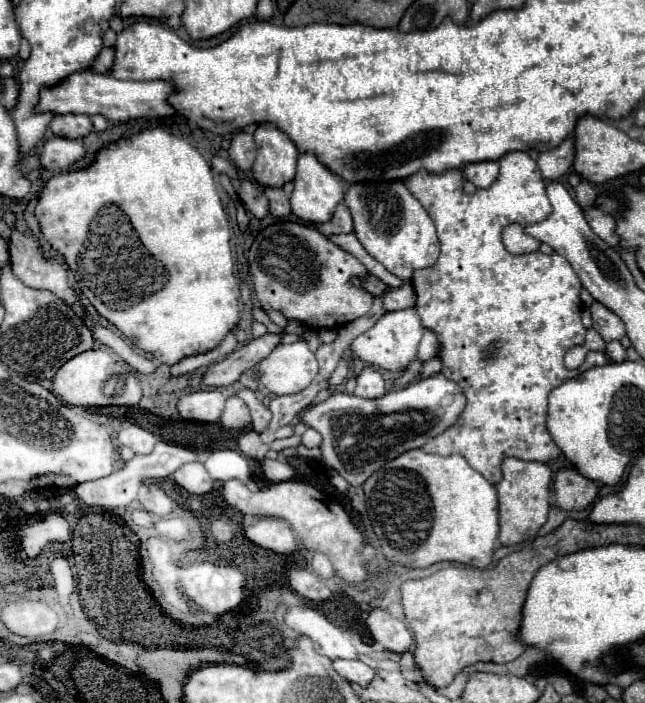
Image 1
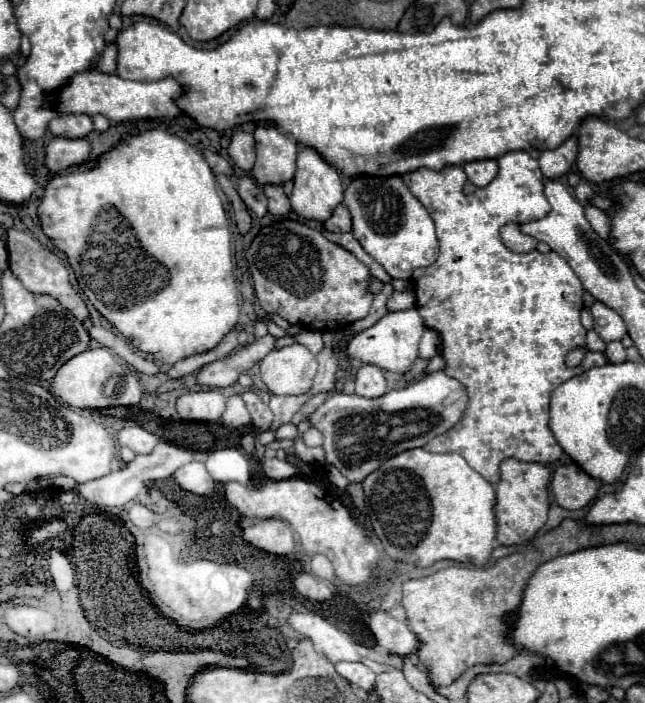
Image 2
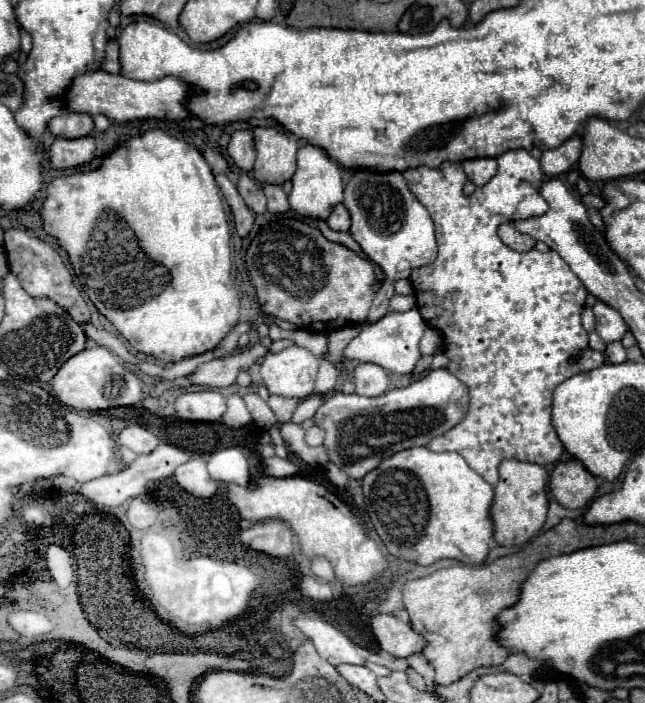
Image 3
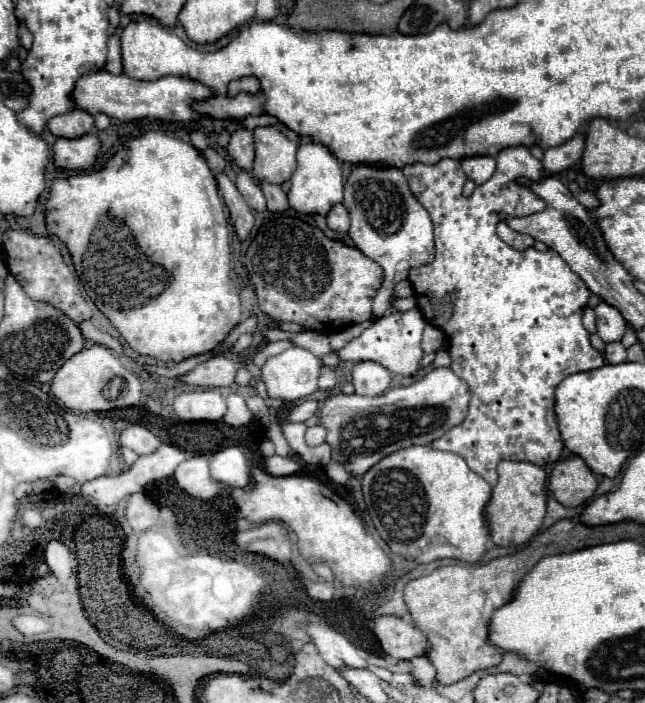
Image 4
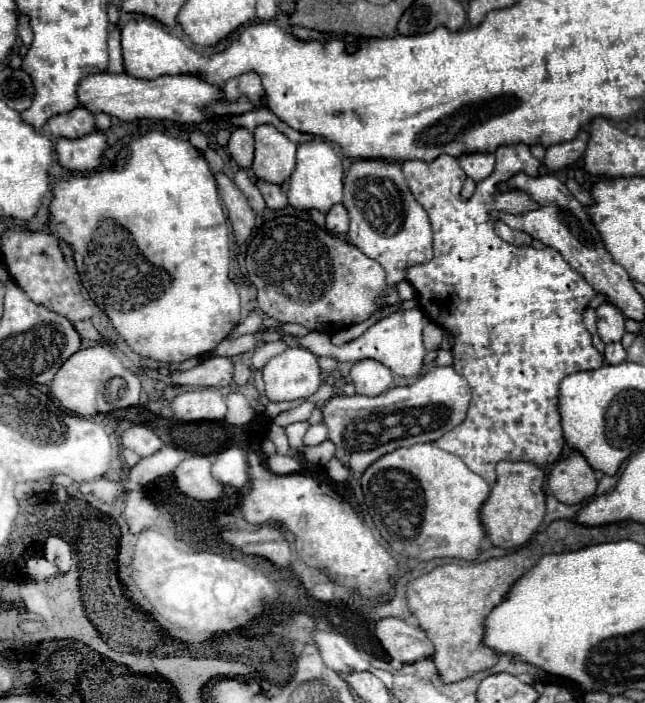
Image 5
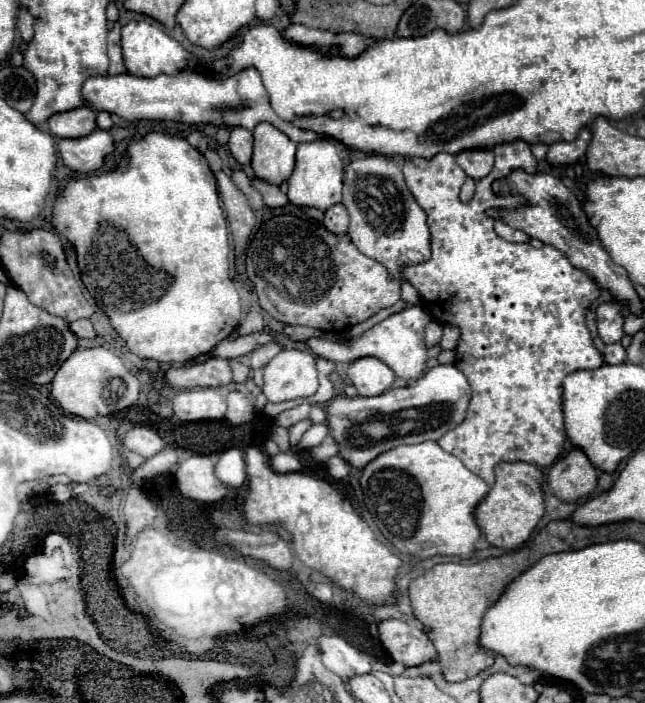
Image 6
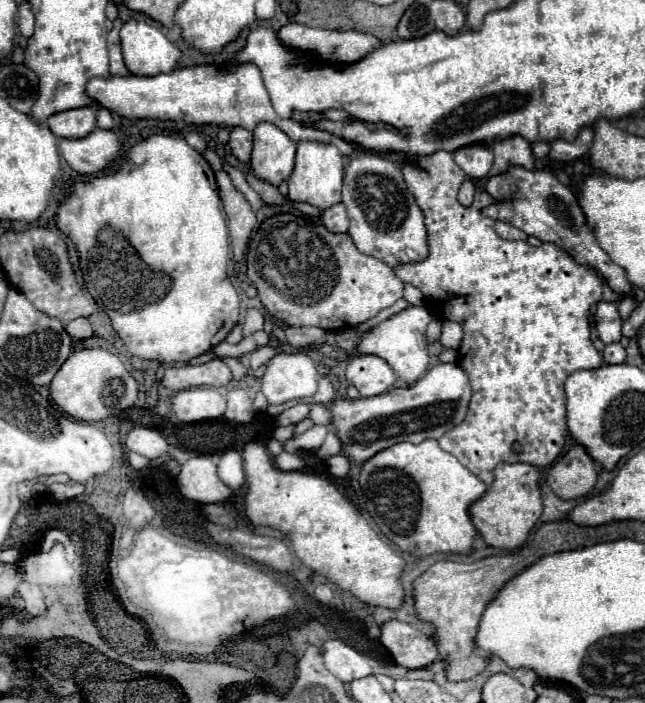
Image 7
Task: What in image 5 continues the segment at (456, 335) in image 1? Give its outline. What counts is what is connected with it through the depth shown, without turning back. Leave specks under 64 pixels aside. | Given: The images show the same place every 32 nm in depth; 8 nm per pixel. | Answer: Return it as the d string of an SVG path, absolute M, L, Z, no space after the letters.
M526 144L504 146L496 150L496 168L492 176L476 184L470 200L460 196L464 186L464 170L452 156L440 156L434 162L410 160L402 164L402 172L414 198L430 216L434 232L434 258L428 264L408 268L406 280L414 286L420 310L448 334L452 334L452 368L464 376L472 388L472 400L466 420L452 432L446 432L436 446L460 456L466 466L482 476L488 484L496 484L496 464L500 460L528 460L536 466L554 464L564 448L560 416L558 416L558 386L562 378L582 370L596 370L604 364L602 354L592 346L590 332L582 324L582 312L596 296L590 284L574 272L554 248L536 250L532 246L516 248L500 240L494 232L498 214L524 214L540 204L524 190L512 188L502 192L498 184L524 172L538 176L540 160L530 154Z

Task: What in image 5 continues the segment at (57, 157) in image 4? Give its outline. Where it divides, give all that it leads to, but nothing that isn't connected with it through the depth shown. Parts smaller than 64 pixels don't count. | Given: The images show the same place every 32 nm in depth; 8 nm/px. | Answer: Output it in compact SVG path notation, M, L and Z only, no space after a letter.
M92 132L76 140L58 138L56 142L56 154L60 166L78 172L94 170L100 164L100 156L104 148L106 148L106 138L98 132Z

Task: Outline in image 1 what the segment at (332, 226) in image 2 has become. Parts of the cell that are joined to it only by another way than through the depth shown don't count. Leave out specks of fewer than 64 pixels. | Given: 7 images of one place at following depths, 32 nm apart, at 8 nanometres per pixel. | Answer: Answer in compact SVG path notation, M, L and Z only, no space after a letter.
M344 202L338 204L332 220L328 220L328 222L324 222L324 224L315 224L314 228L320 230L324 236L350 234L350 232L354 232L354 224L352 224L352 216L350 216L348 206L346 206Z

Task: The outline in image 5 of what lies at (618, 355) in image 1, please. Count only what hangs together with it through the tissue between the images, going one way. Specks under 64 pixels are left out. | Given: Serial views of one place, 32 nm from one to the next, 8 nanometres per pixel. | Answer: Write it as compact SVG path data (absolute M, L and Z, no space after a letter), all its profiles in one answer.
M612 342L612 344L606 344L606 350L604 350L604 360L608 364L622 364L626 360L626 350L620 342Z

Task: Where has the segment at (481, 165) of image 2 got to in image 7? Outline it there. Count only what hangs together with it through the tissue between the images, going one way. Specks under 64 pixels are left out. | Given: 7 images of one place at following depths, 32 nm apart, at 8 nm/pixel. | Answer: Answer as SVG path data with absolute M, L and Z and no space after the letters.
M474 144L468 148L460 148L454 152L454 160L456 164L474 180L484 178L494 162L492 156L492 148L486 144Z

